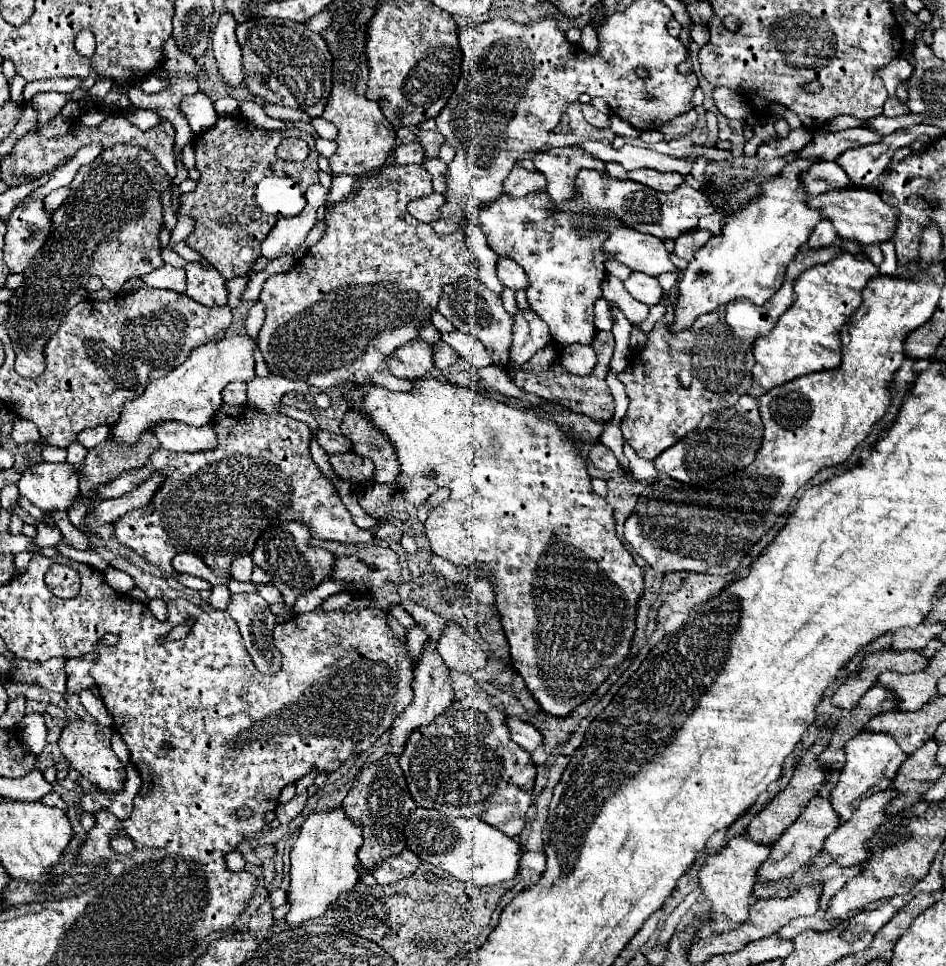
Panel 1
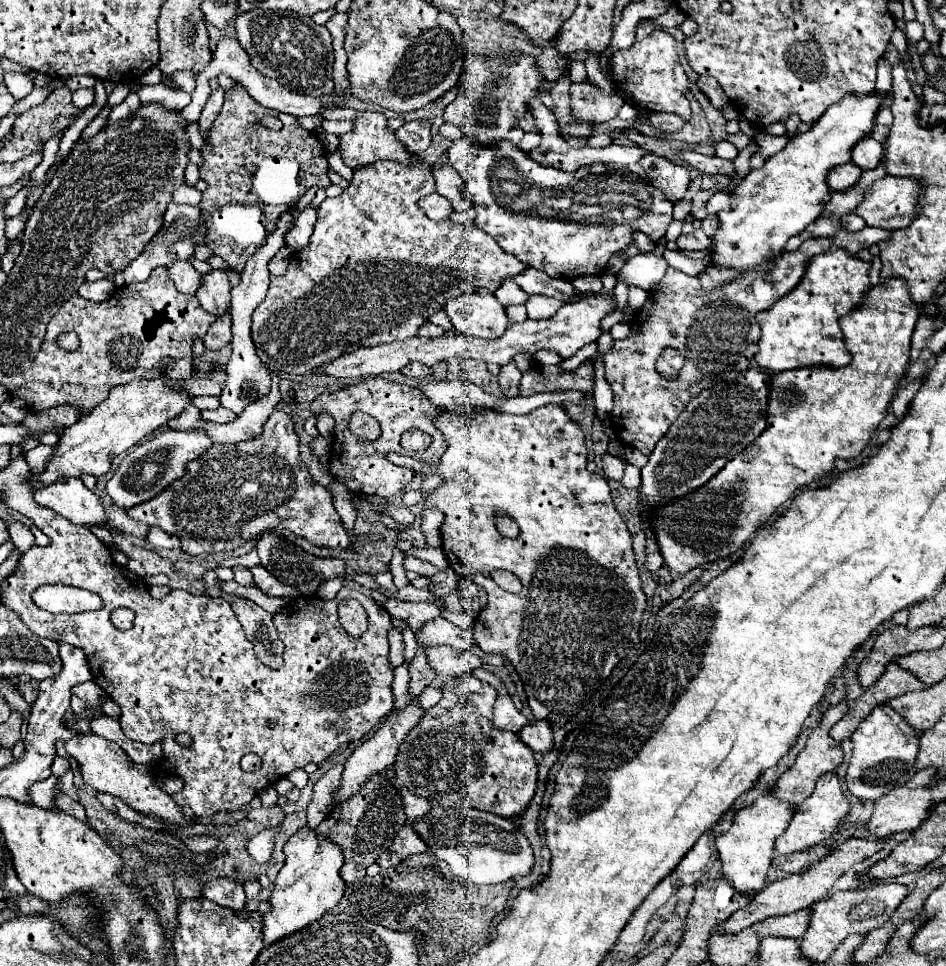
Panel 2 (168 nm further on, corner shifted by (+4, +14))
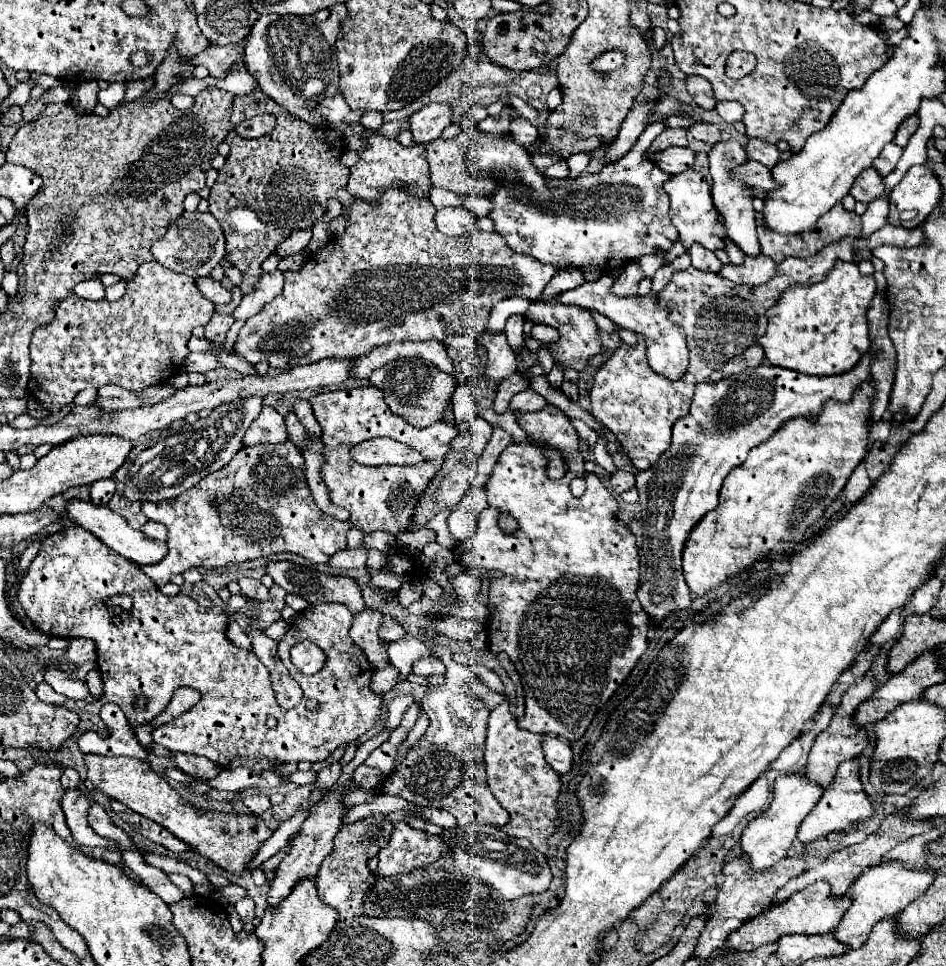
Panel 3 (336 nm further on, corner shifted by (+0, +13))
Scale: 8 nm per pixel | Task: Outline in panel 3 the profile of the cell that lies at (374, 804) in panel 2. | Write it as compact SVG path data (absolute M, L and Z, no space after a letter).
M374 815L372 819L364 819L354 825L342 825L338 835L334 837L334 851L322 863L316 887L320 901L336 909L340 921L362 914L363 898L370 885L375 882L375 877L366 867L366 863L370 857L378 855L382 847L388 845L390 835L392 835L392 823L386 821L384 815Z

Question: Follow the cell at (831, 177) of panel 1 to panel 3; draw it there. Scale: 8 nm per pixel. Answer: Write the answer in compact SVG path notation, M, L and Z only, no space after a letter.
M866 169L864 173L860 173L860 177L856 177L856 181L850 189L850 195L862 203L870 203L878 197L884 197L886 185L884 185L882 175L876 173L876 169Z

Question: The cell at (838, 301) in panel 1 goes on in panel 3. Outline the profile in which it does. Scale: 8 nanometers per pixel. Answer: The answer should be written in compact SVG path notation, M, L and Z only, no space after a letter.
M838 261L824 281L790 287L780 301L766 311L768 327L760 337L766 359L784 369L806 375L840 375L850 371L870 347L866 311L876 295L874 277L864 277L856 263Z

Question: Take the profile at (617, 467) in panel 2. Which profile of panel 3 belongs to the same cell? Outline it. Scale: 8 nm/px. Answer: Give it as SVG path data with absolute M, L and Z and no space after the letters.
M616 471L616 473L612 475L610 483L612 483L612 489L614 489L614 491L620 495L620 493L624 493L624 491L630 491L630 489L634 487L636 479L634 479L634 475L630 475L630 473Z

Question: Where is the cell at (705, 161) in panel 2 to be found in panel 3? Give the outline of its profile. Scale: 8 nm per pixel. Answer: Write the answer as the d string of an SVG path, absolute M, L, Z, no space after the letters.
M748 161L746 165L740 165L734 171L736 171L736 177L746 181L750 187L764 189L764 191L778 189L776 181L772 181L772 171L768 167L764 167L762 163L758 163L758 161Z

